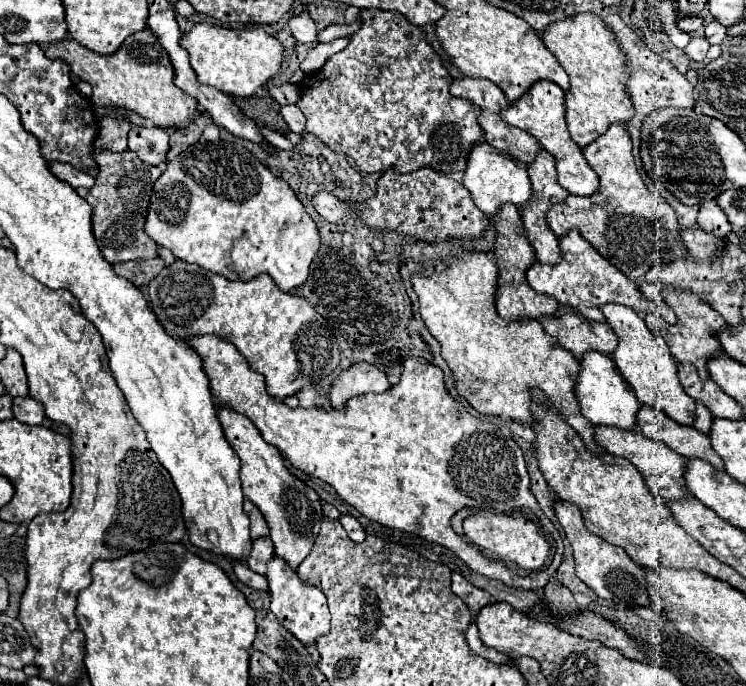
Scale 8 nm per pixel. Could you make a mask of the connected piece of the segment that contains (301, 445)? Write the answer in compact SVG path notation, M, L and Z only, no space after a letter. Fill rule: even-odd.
M190 335L184 341L202 357L202 367L210 381L212 401L216 407L226 405L246 415L256 425L264 441L274 445L296 469L332 485L334 491L340 495L340 499L344 499L348 505L352 505L370 521L418 535L428 543L438 543L450 549L454 555L458 555L472 571L486 575L490 579L502 581L510 587L538 591L538 589L544 589L550 577L556 573L562 561L562 541L558 531L550 523L550 519L546 519L544 513L540 511L530 491L530 479L528 479L522 449L514 439L508 439L508 437L492 437L490 433L488 437L472 437L480 431L488 431L488 427L482 427L484 425L482 419L470 415L458 401L454 401L448 395L444 387L442 371L430 361L420 357L408 357L404 361L402 377L392 389L380 395L366 393L366 395L354 397L344 405L346 409L340 409L340 411L338 409L326 411L320 407L290 409L288 405L284 405L282 401L278 403L278 399L272 399L266 393L264 377L248 367L246 359L238 353L238 349L230 341L216 335L200 335L200 337ZM466 507L494 509L496 513L522 513L522 511L532 513L538 519L542 533L552 535L556 541L556 553L552 563L540 571L532 571L522 577L512 569L508 569L502 561L484 557L476 545L468 545L468 541L458 537L450 525L452 515Z

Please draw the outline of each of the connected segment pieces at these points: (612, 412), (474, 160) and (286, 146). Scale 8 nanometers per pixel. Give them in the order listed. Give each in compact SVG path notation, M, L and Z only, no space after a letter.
M586 351L582 355L574 393L580 405L580 413L588 421L594 421L594 425L612 425L626 431L636 429L636 413L640 409L640 403L608 355L602 355L598 351Z
M486 141L476 143L470 149L462 185L464 185L464 189L468 189L474 205L482 213L486 213L488 217L494 217L494 213L498 213L498 205L502 205L502 203L514 203L518 207L524 205L530 199L530 193L532 193L530 177L528 177L528 165L498 153L498 149L494 149Z
M258 125L260 129L262 129L262 135L264 135L264 139L272 145L272 147L276 147L276 149L284 149L284 151L292 151L292 143L284 137L284 135L280 135L278 131L272 131L270 127L264 127L264 125Z

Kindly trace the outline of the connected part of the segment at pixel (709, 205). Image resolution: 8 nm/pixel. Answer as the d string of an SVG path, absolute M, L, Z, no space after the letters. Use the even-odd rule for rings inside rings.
M716 199L706 201L700 205L700 213L698 213L698 225L706 231L712 233L718 239L726 239L730 233L730 223L724 215L722 209L718 209Z

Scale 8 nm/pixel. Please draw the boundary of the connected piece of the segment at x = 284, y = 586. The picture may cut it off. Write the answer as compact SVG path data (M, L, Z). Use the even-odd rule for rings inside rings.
M274 557L268 565L268 585L270 585L270 611L276 615L282 627L286 627L304 647L316 645L316 639L330 633L330 613L326 605L326 595L320 589L302 583L298 573L292 571L280 557Z

